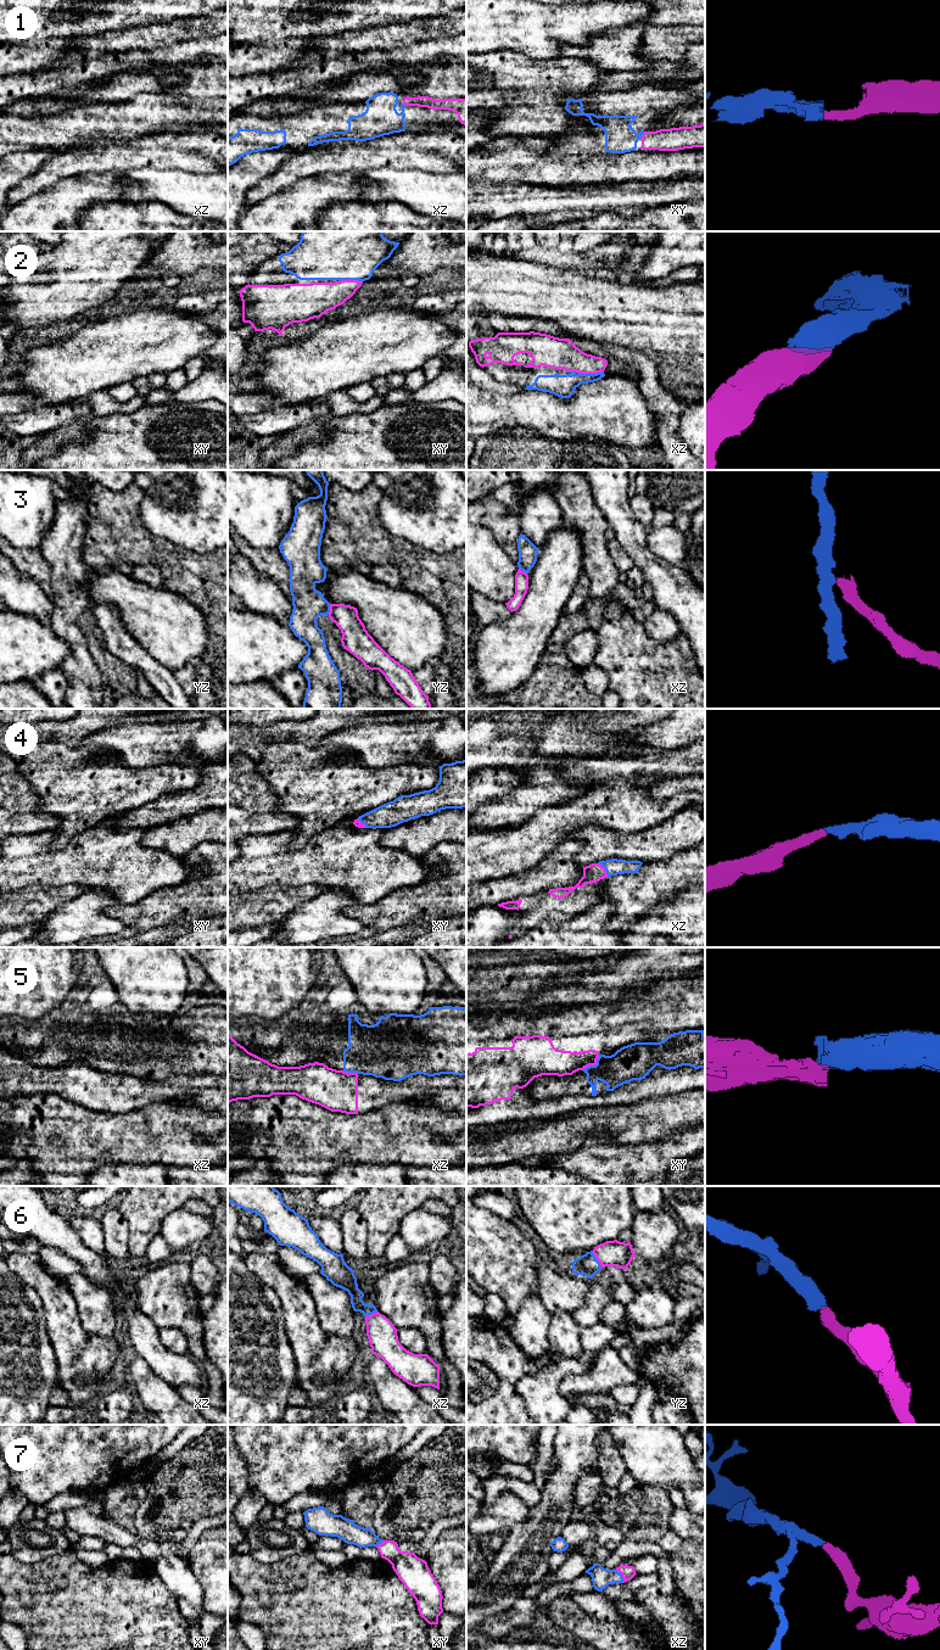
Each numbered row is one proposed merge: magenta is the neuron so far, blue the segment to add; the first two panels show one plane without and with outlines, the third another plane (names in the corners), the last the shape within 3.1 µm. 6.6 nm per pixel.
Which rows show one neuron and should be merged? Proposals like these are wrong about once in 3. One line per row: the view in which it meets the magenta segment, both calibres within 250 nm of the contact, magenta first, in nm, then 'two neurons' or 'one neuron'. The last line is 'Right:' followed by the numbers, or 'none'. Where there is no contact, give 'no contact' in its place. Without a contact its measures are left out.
1: contact in xy; calibres 150 and 200 nm; one neuron
2: contact in xz; calibres 200 and 150 nm; one neuron
3: contact in yz; calibres 180 and 200 nm; two neurons
4: contact in xz; calibres 120 and 110 nm; one neuron
5: contact in xy; calibres 180 and 240 nm; two neurons
6: contact in yz; calibres 180 and 140 nm; one neuron
7: contact in xz; calibres 90 and 130 nm; one neuron
Right: 1, 2, 4, 6, 7

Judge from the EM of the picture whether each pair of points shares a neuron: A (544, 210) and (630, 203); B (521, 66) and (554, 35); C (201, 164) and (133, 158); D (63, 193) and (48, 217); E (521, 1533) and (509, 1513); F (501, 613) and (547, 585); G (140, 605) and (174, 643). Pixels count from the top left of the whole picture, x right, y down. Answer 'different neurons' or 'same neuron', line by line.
A: same neuron
B: different neurons
C: same neuron
D: same neuron
E: different neurons
F: different neurons
G: same neuron

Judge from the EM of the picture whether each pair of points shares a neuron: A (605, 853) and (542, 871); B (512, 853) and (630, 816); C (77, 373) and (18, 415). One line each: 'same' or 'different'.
A: different
B: same
C: different

